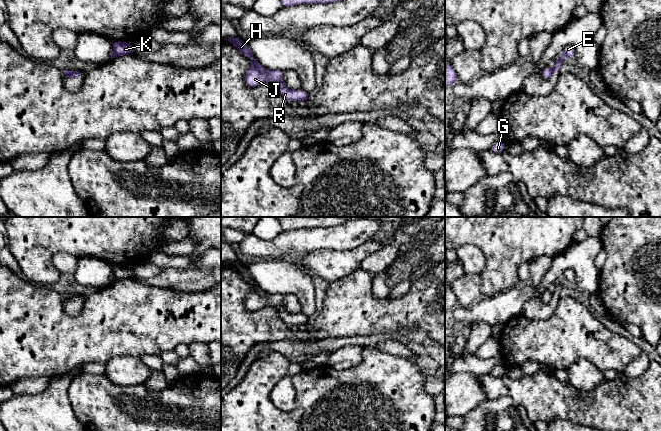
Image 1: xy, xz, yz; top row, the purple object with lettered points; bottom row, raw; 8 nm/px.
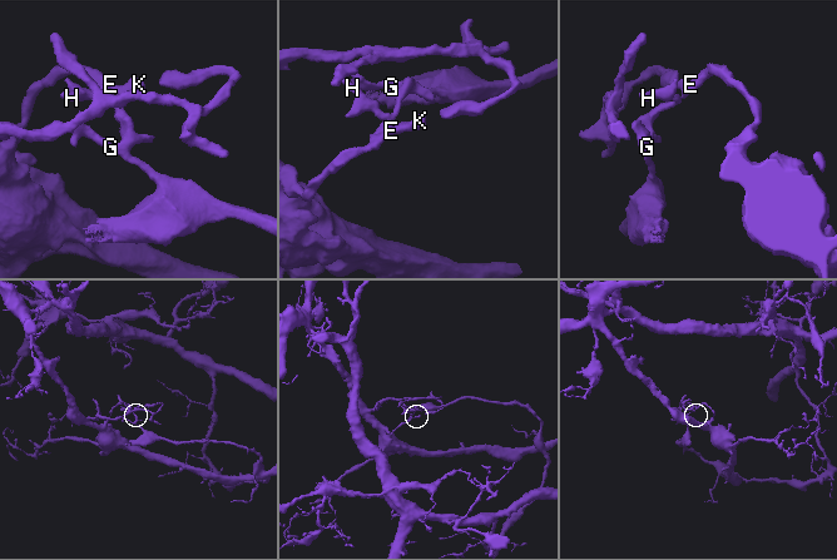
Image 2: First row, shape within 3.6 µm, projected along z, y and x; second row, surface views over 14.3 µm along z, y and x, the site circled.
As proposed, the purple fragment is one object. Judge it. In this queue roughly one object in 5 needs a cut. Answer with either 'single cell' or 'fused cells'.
fused cells

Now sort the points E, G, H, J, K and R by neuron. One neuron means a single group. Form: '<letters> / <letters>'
E K / G H J R

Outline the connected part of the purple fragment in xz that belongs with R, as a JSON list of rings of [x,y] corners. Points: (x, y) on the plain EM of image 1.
[[[229,262],[227,264],[232,267],[243,279],[253,285],[252,290],[245,299],[245,308],[247,311],[256,311],[266,306],[273,306],[278,309],[282,321],[288,325],[310,323],[311,320],[309,317],[302,313],[294,315],[288,313],[283,304],[283,295],[263,292],[253,279],[247,267],[239,262]]]

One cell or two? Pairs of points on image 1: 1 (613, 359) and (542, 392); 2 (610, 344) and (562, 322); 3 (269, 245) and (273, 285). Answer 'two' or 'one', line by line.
1: two
2: one
3: two

